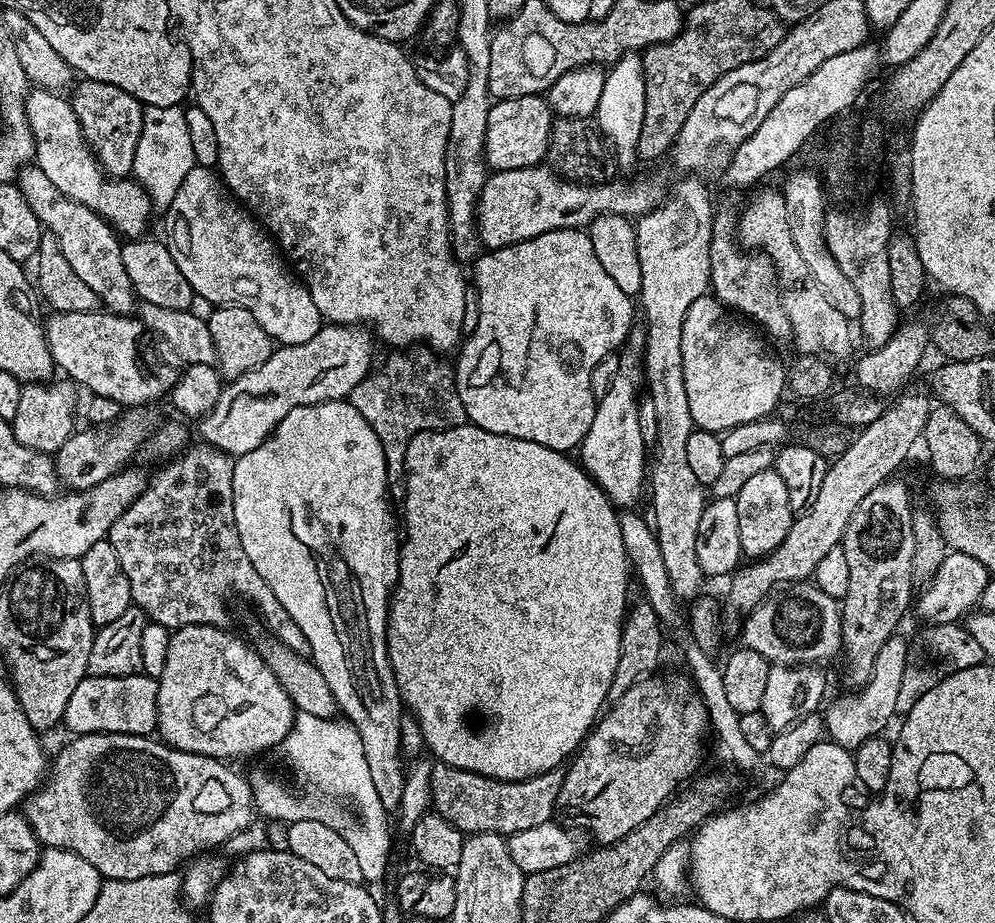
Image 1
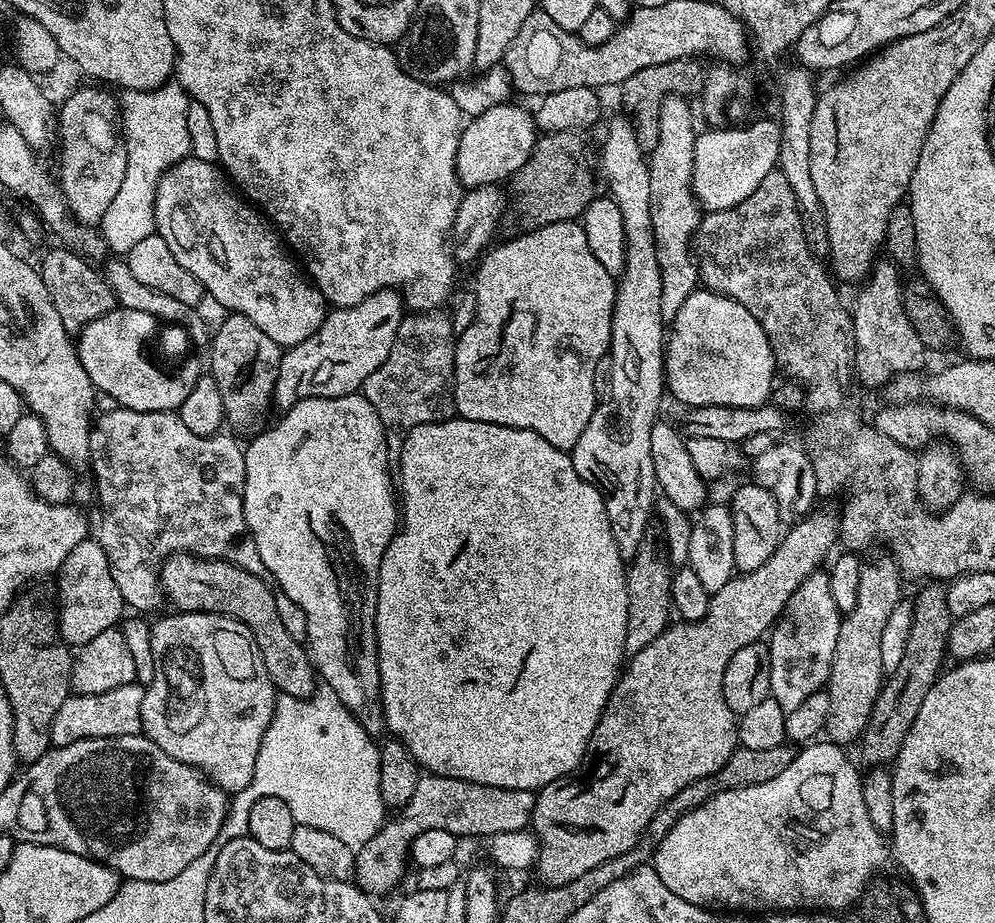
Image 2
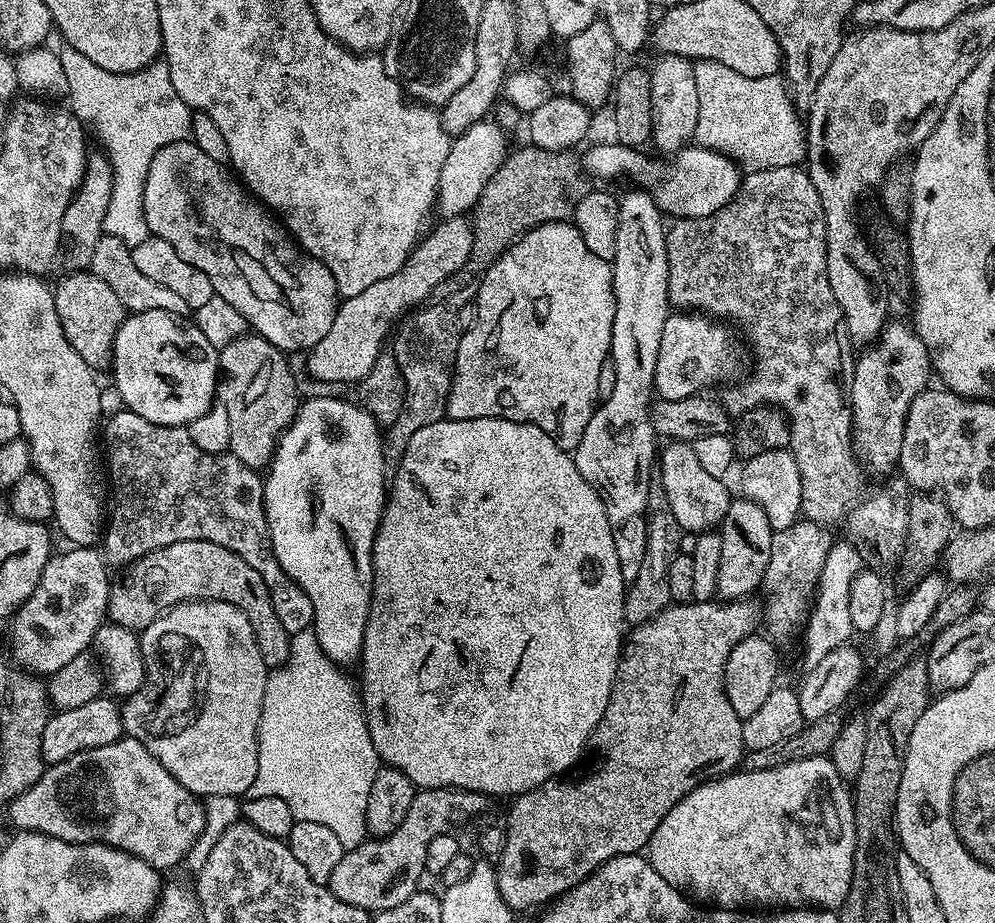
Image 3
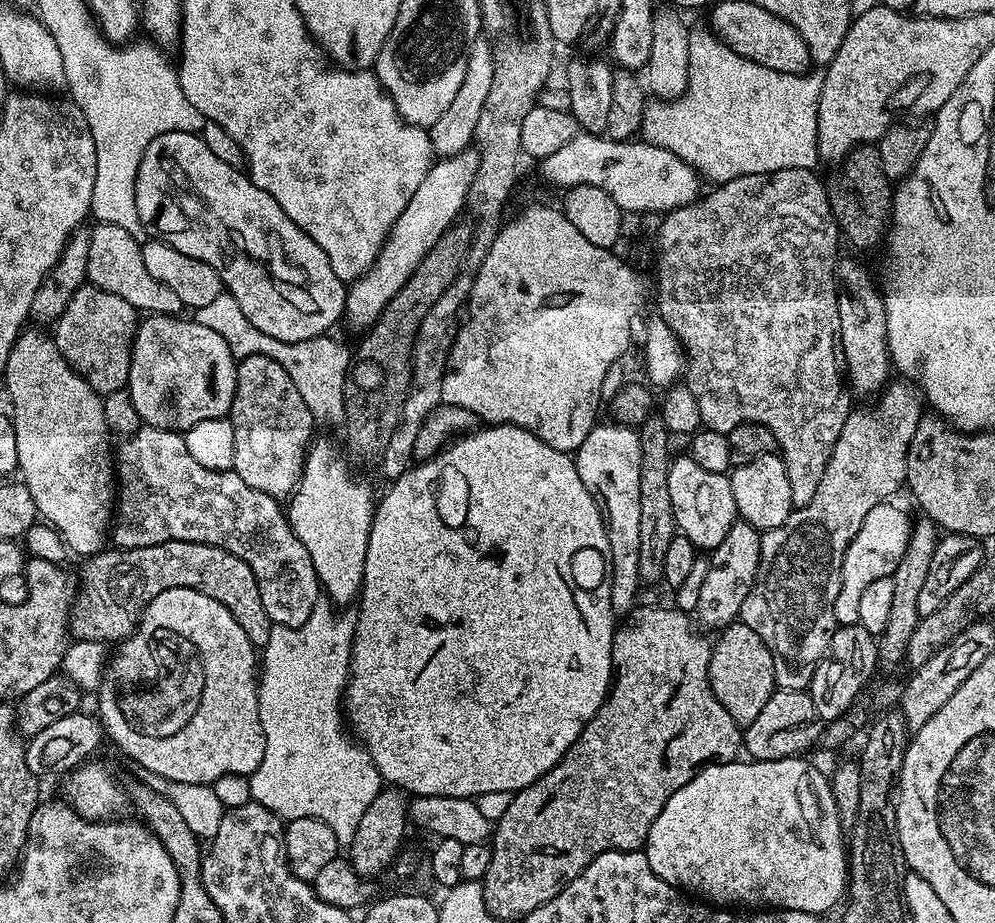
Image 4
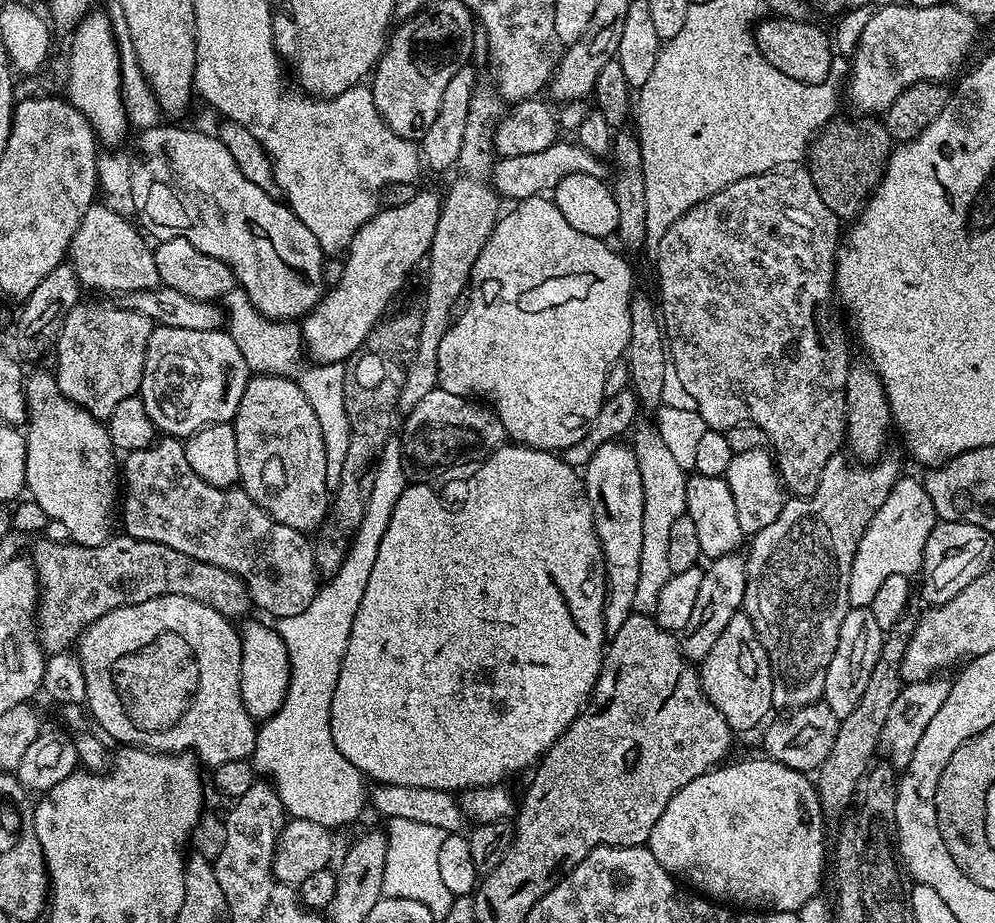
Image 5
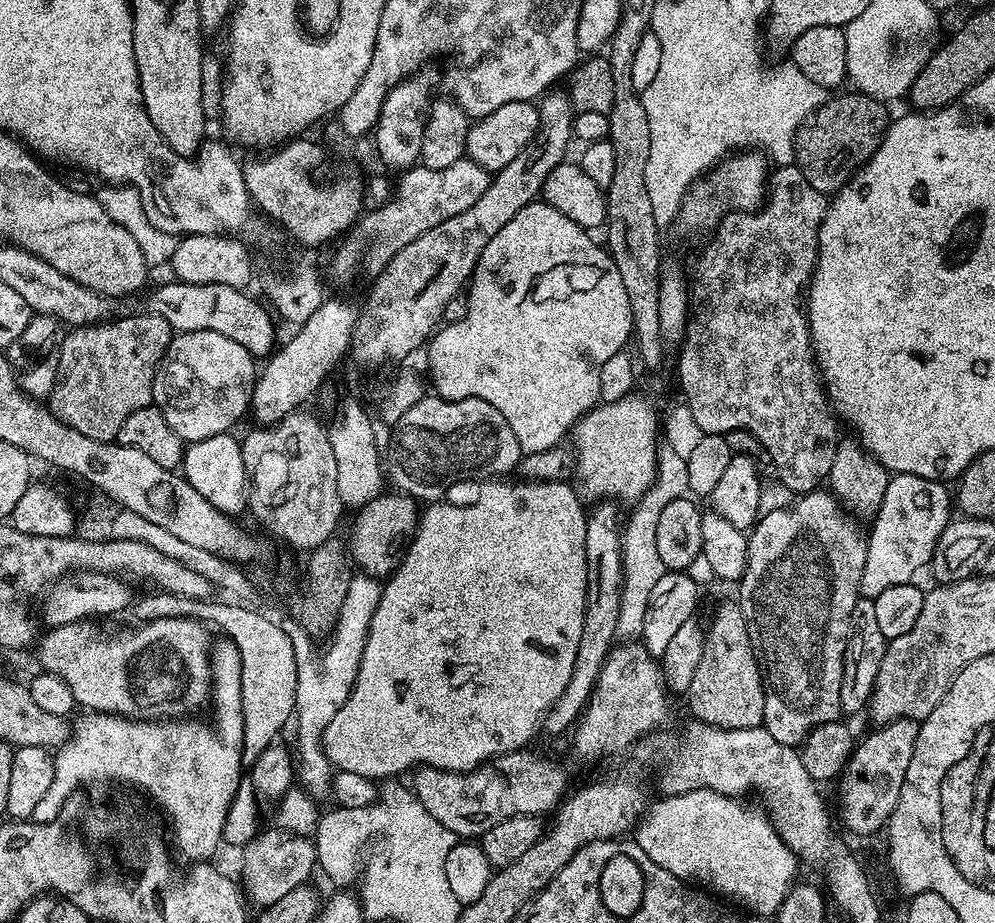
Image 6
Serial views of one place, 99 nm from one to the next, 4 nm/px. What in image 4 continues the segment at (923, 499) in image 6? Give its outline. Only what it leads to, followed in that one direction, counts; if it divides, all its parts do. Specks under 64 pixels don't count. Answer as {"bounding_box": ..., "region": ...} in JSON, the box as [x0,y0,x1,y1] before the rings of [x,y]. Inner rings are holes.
{"bounding_box":[834,502,914,626],"region":[[[885,502],[874,506],[874,510],[870,510],[870,514],[866,514],[862,526],[854,534],[854,538],[844,552],[844,561],[840,567],[840,589],[834,602],[834,614],[836,615],[837,625],[843,626],[857,623],[858,598],[862,598],[862,590],[866,590],[866,586],[870,586],[870,582],[874,582],[878,578],[891,576],[895,572],[898,562],[902,562],[902,554],[906,554],[906,546],[912,533],[914,520],[913,517],[908,517],[906,509],[899,508],[898,505],[892,503],[896,502]]]}

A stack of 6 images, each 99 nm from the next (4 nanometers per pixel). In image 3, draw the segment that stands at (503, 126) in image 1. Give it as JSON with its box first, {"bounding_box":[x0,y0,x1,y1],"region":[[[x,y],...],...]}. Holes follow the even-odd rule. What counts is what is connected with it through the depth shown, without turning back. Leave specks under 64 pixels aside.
{"bounding_box":[435,118,509,217],"region":[[[485,118],[453,139],[452,149],[450,154],[446,154],[446,166],[442,166],[442,178],[436,191],[435,207],[441,217],[471,213],[482,190],[486,190],[486,182],[490,182],[494,174],[498,174],[502,162],[508,156],[508,136],[509,133],[501,128],[495,119]]]}

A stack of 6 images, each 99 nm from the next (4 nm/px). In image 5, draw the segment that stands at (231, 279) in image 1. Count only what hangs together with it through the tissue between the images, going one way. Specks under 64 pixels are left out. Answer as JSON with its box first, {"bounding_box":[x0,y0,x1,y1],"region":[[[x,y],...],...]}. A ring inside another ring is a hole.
{"bounding_box":[129,127,326,322],"region":[[[164,127],[145,128],[137,133],[134,158],[129,163],[134,214],[141,229],[158,242],[185,238],[202,254],[228,264],[236,275],[237,285],[244,288],[257,310],[271,320],[296,322],[314,311],[326,293],[326,254],[320,249],[318,238],[306,230],[287,203],[276,201],[268,188],[254,186],[215,135],[207,136],[192,128]]]}

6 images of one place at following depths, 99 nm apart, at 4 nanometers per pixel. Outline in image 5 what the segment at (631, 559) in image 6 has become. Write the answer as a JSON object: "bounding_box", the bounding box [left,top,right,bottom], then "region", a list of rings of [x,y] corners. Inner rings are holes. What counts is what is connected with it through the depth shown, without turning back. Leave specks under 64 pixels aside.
{"bounding_box":[634,426,689,614],"region":[[[648,426],[637,434],[634,451],[644,487],[642,567],[638,573],[638,591],[634,593],[634,609],[640,614],[652,614],[658,606],[658,594],[662,594],[662,586],[666,586],[673,574],[668,560],[668,540],[674,522],[686,515],[689,477],[682,466],[678,466],[669,447],[662,442],[662,435],[654,426]]]}

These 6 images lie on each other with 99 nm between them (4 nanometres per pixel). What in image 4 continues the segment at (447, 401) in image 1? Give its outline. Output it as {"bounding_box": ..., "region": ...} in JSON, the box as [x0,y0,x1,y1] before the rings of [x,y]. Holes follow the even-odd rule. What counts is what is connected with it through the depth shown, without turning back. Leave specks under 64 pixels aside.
{"bounding_box":[382,270,474,478],"region":[[[462,270],[458,274],[458,278],[450,286],[446,286],[446,290],[442,290],[442,298],[438,298],[438,302],[434,302],[434,306],[430,306],[430,310],[426,314],[426,318],[422,318],[422,326],[418,326],[418,334],[412,343],[412,385],[408,387],[408,396],[404,399],[404,406],[400,414],[400,422],[396,425],[395,430],[392,431],[390,442],[386,446],[382,457],[384,463],[384,472],[388,478],[395,478],[402,475],[404,469],[409,467],[410,460],[404,456],[412,456],[416,447],[416,435],[418,430],[423,426],[425,418],[439,408],[442,401],[440,395],[442,394],[442,378],[444,371],[448,369],[448,355],[452,349],[452,343],[456,341],[456,334],[458,331],[458,319],[456,315],[461,315],[462,309],[467,305],[468,296],[472,292],[472,281],[474,279],[473,273],[468,270]]]}

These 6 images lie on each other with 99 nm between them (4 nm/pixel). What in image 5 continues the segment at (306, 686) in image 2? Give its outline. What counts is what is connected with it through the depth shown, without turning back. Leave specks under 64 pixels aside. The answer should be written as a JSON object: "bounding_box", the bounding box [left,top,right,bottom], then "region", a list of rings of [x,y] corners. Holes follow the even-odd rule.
{"bounding_box":[30,534,253,653],"region":[[[127,534],[113,535],[112,539],[102,546],[82,546],[61,540],[44,540],[36,549],[35,547],[31,549],[32,553],[30,552],[36,575],[40,577],[38,639],[45,653],[69,651],[79,640],[80,635],[110,610],[127,604],[141,604],[159,596],[178,594],[186,598],[194,598],[198,602],[209,604],[211,608],[218,610],[218,614],[229,618],[247,617],[248,608],[253,607],[248,585],[242,583],[234,574],[230,574],[230,570],[222,570],[222,566],[198,562],[198,558],[190,558],[190,554],[170,550],[170,546],[135,540],[133,536]]]}

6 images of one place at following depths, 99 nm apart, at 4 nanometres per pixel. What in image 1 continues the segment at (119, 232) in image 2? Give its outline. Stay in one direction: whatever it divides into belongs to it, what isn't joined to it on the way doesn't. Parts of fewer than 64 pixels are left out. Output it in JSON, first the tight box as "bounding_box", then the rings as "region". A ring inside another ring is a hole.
{"bounding_box":[132,104,197,213],"region":[[[179,104],[145,107],[138,150],[134,150],[132,176],[144,188],[157,213],[168,211],[170,202],[174,202],[174,194],[178,194],[178,186],[182,186],[186,174],[190,174],[194,167],[197,167],[197,162],[190,143],[184,108]]]}

